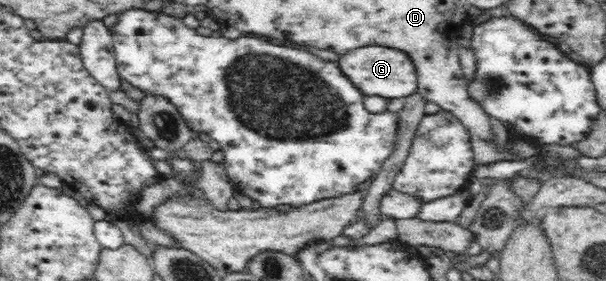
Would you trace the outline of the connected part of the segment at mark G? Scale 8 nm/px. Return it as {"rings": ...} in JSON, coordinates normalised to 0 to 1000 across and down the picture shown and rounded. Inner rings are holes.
{"rings":[[[594,167],[561,203],[558,238],[571,253],[571,274],[601,338],[627,338],[637,356],[645,356],[673,349],[688,324],[688,242],[667,181],[653,181],[644,167]]]}

